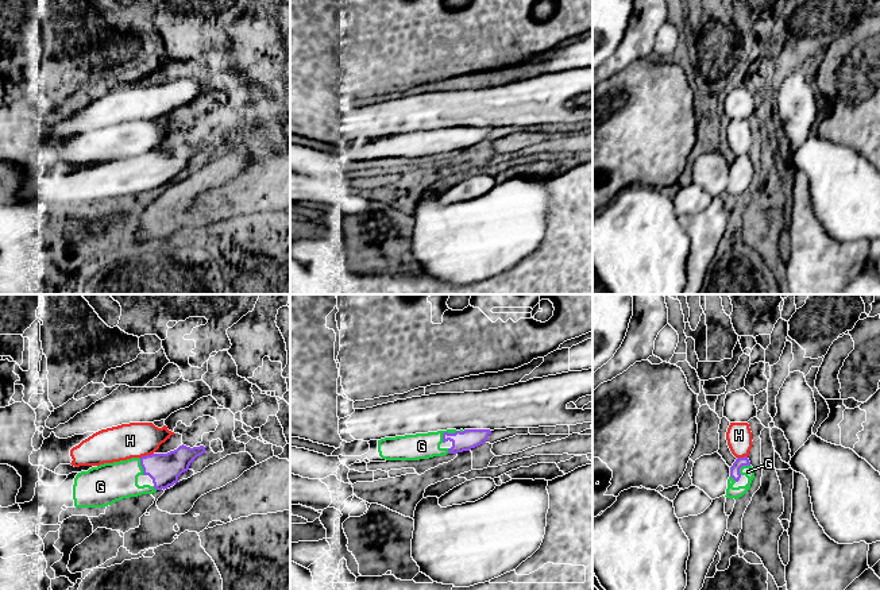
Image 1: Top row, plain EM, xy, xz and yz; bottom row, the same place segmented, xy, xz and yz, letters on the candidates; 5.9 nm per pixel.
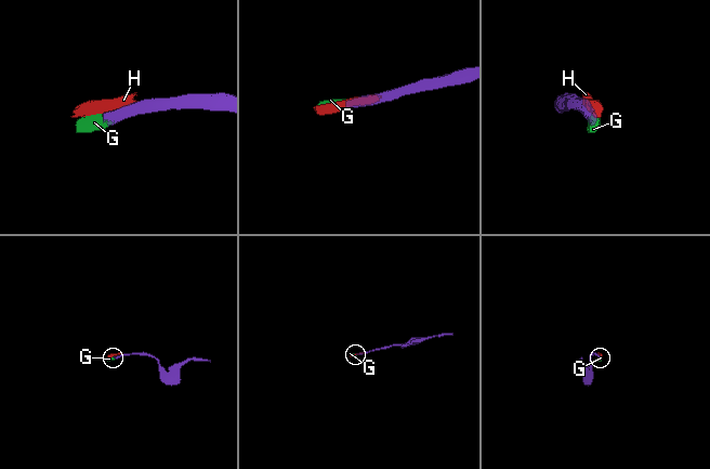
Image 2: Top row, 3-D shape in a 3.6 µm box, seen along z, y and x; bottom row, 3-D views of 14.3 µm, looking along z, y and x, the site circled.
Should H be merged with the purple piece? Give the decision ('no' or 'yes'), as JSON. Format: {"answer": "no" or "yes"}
{"answer": "no"}

